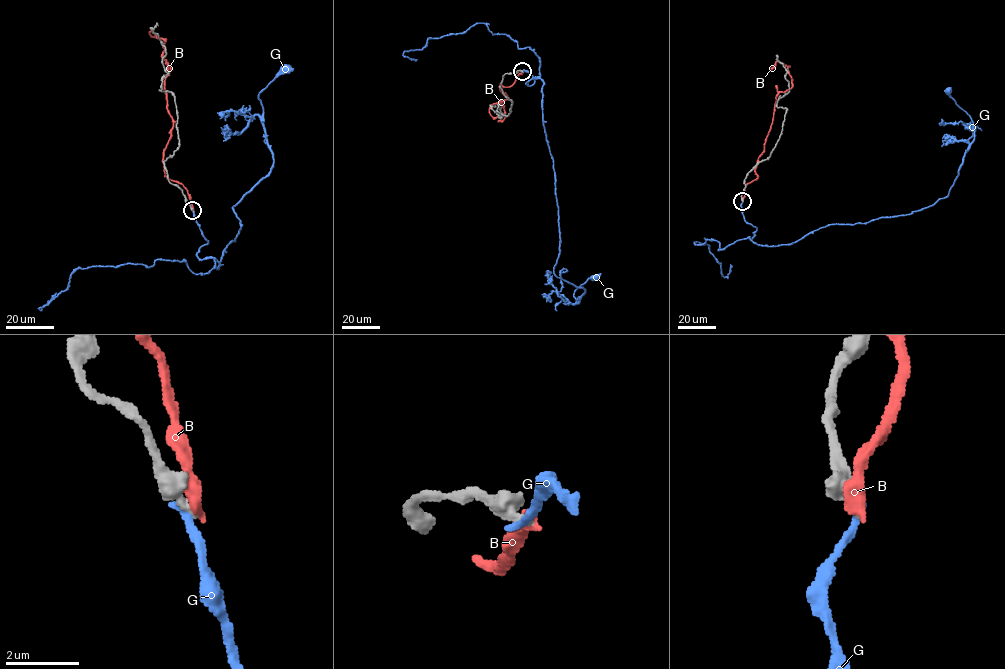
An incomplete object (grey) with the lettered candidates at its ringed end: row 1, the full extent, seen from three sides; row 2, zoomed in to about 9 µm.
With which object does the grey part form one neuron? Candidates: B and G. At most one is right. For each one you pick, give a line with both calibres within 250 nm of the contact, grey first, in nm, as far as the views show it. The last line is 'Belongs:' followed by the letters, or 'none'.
Belongs: none

